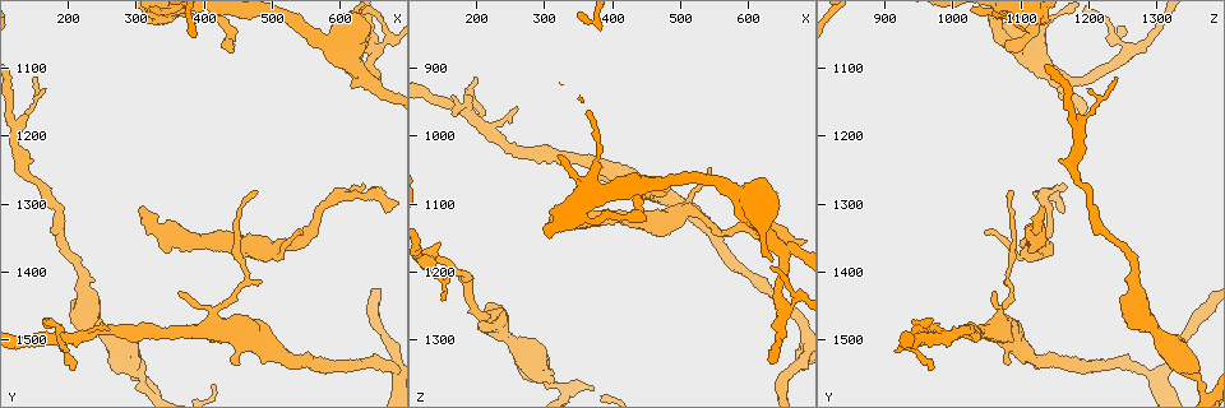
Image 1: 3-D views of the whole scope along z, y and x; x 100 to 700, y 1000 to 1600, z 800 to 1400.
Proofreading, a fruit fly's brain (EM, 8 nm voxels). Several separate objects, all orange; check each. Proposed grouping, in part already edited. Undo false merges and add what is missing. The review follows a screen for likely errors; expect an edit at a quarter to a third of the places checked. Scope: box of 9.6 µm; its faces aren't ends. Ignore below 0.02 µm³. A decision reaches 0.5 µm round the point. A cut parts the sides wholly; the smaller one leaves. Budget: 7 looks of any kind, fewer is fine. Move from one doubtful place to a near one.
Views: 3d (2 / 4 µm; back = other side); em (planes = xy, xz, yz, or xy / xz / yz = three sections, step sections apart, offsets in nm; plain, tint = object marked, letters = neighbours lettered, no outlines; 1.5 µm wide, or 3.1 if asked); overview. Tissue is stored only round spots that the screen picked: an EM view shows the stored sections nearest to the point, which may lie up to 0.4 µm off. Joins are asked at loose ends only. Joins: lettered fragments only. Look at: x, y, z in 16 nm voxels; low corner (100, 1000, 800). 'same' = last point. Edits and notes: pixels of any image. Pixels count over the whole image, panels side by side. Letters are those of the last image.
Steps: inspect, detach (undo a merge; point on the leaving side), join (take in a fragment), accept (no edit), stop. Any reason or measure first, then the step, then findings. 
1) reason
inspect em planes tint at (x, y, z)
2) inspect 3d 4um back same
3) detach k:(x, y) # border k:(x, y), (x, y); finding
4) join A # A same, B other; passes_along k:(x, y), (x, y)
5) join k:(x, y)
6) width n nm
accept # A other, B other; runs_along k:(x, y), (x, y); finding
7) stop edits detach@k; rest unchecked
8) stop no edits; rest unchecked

three arms meet
inspect 3d 4um back at (305, 1565, 1365)

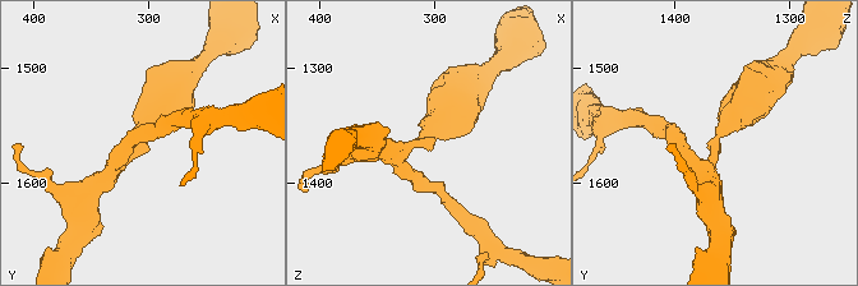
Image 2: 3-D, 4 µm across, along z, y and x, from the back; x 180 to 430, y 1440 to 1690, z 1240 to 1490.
arms 3; arm_widths 220, 260, 600 nm
inspect em yz step 4 letters at (310, 1566, 1364)

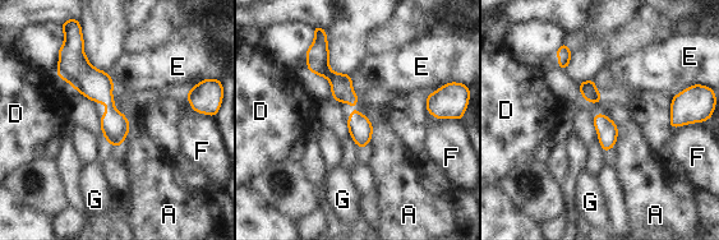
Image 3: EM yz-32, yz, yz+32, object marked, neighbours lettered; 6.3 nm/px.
accept # A other, D other, E other, F other, G other; border 3:(359, 101), (368, 146); continuous, no second neuron

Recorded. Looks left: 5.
thin end
inspect em planes letters at (210, 1540, 975)

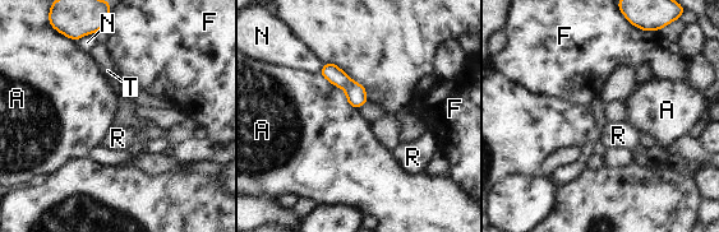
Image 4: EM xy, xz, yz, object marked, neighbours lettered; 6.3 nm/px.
width 90 nm
accept # A other, F other, N other, R other, T other; no lettered fragment goes on from it

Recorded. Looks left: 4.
narrows sharply
inspect 3d 4um at (630, 1285, 1125)

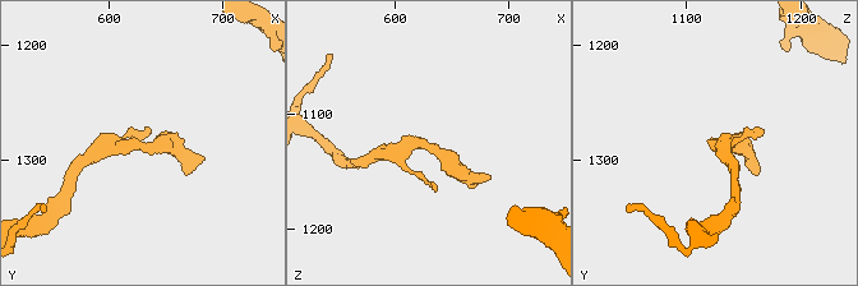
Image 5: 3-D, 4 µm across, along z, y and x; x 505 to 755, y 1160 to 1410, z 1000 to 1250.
now the EM
inspect em xz step 8 tint at (628, 1288, 1124)

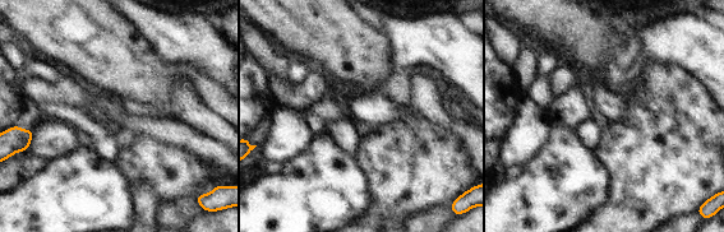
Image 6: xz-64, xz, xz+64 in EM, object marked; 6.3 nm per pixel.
inspect em planes letters same

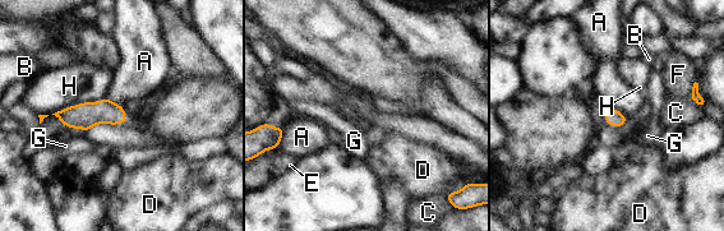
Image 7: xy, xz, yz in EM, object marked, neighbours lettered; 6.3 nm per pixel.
accept # A other, B other, C other, D other, E other, F other, G other, H other; border 7:(609, 105), (627, 118); one neuron here

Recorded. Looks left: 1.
stop no edits; rest unchecked

